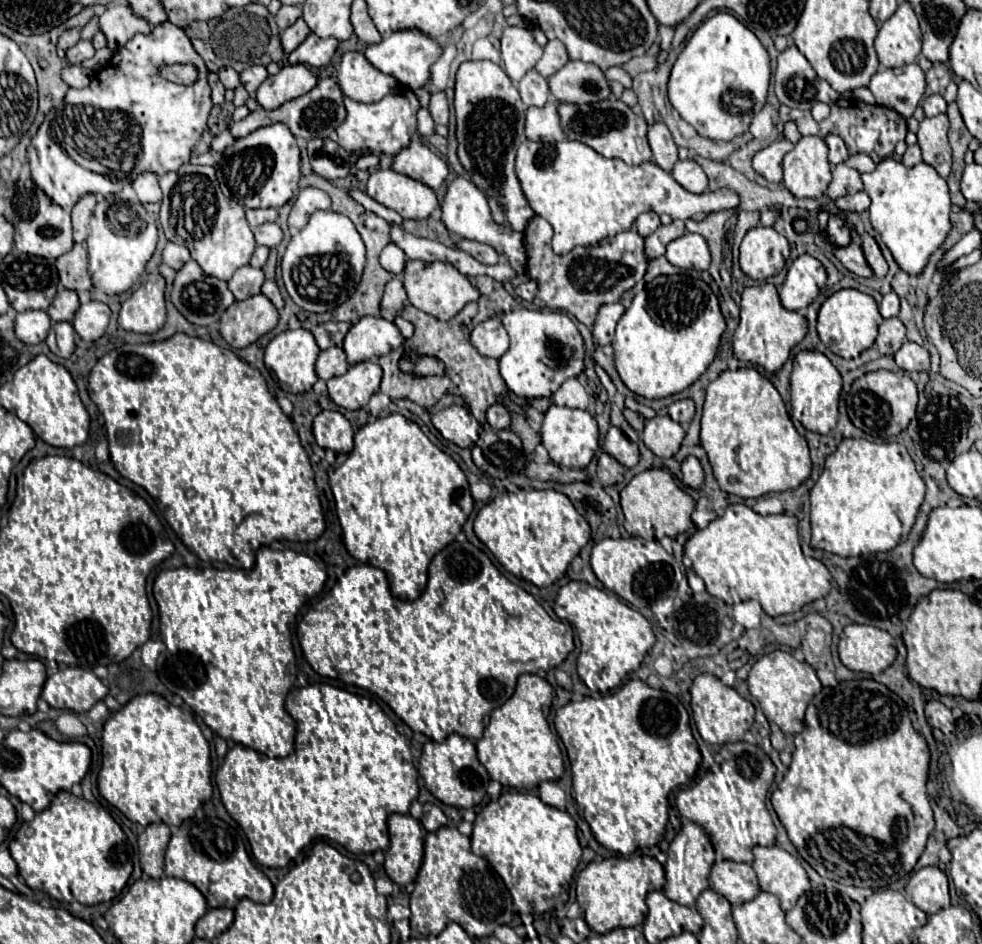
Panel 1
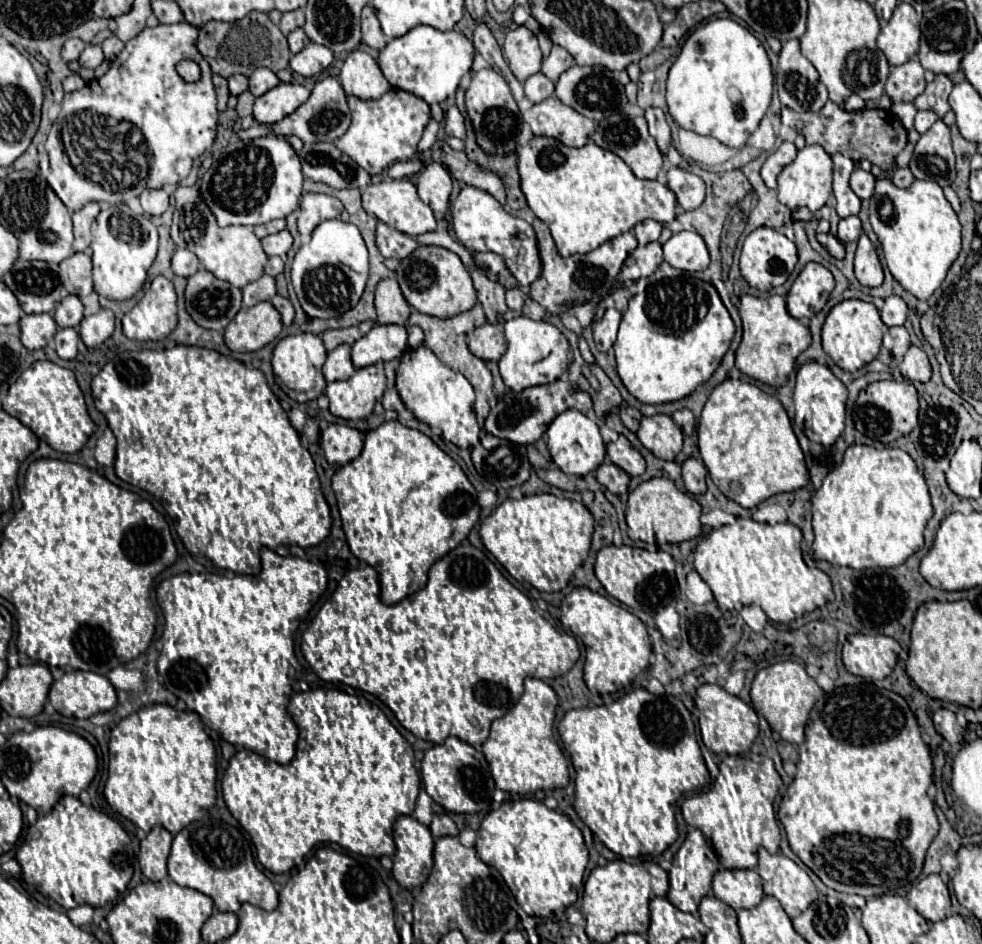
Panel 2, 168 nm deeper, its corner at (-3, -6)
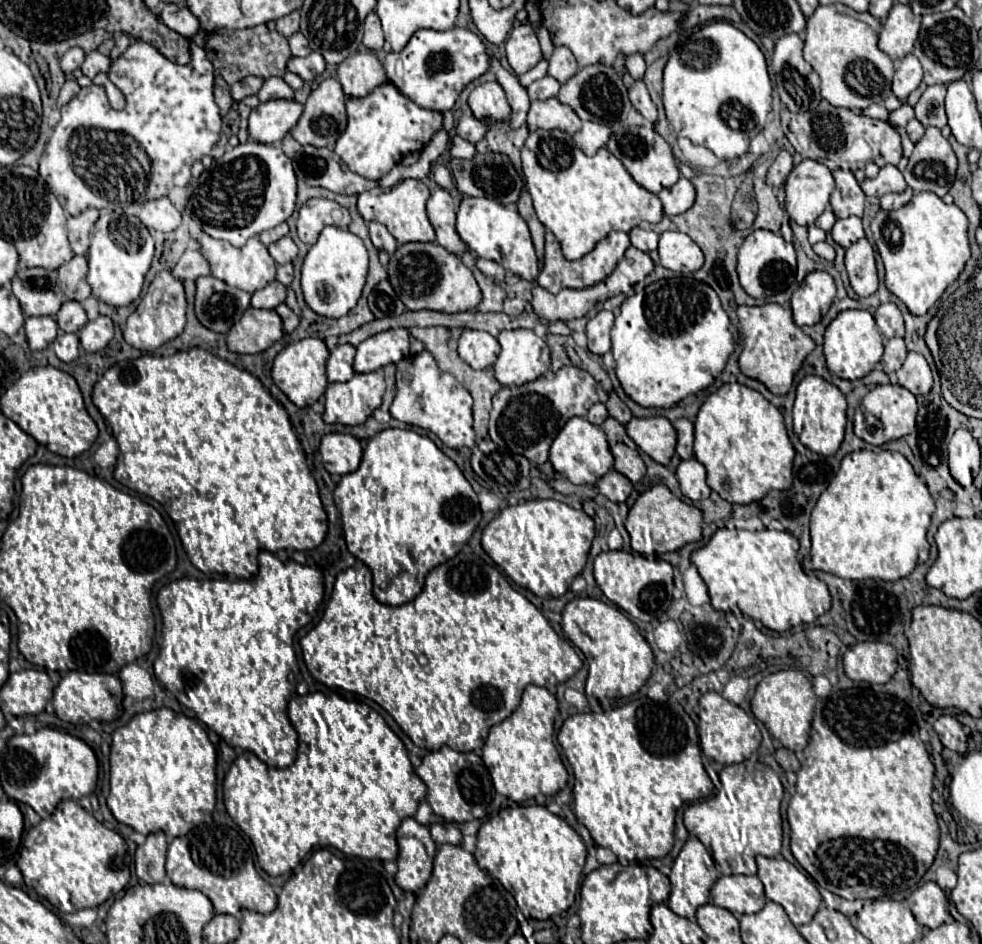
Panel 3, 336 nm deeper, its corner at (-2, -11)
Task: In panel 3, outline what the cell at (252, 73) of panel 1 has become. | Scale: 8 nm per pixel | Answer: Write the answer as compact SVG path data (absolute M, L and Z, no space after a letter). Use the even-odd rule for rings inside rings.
M270 77L264 81L262 89L258 91L258 99L270 101L270 99L294 99L294 91L288 87L288 83L280 77Z

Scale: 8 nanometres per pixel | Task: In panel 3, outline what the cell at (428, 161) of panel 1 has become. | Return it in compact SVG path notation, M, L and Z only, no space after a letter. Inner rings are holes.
M444 189L432 191L428 199L428 217L436 231L436 241L454 255L462 255L468 251L466 243L462 243L460 235L456 233L456 211L452 197Z

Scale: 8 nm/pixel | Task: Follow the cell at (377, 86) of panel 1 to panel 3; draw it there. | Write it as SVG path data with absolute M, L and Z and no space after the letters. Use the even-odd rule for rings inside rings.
M354 53L338 65L338 81L346 97L366 97L388 77L374 53Z

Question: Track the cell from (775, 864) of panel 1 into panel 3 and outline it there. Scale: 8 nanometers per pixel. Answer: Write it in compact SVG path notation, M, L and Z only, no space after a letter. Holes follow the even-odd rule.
M758 855L756 863L758 863L758 877L764 883L766 897L772 899L774 903L780 903L786 909L790 921L796 927L804 925L804 923L810 923L812 917L814 917L814 913L818 911L818 907L822 903L822 895L816 889L816 885L802 871L798 871L792 863L788 863L786 859L774 859L774 857L770 859L770 857Z

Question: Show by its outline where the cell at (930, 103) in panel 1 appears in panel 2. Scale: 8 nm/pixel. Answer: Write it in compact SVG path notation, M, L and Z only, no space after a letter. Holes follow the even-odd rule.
M923 110L923 112L917 112L915 116L915 128L923 134L933 122L937 122L939 116L937 114L931 114L931 110Z

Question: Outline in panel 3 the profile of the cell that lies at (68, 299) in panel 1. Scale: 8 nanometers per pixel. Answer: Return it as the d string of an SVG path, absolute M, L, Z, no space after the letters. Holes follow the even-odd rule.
M66 301L56 315L56 323L62 331L78 333L88 323L88 317L84 307L78 301Z

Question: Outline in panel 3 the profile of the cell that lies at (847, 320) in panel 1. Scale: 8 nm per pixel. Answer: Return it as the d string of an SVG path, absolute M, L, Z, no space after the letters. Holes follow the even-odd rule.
M848 309L838 313L838 317L826 327L824 333L824 357L830 373L840 379L862 379L866 377L874 365L882 359L884 353L884 337L880 335L874 317L868 311Z

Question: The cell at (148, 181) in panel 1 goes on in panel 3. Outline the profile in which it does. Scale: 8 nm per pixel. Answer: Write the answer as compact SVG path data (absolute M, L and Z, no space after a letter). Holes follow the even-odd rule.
M168 197L162 199L154 199L154 201L146 201L142 205L142 213L140 213L140 221L148 227L148 229L156 229L156 231L164 231L170 233L174 231L182 217L178 213L178 209L170 203Z

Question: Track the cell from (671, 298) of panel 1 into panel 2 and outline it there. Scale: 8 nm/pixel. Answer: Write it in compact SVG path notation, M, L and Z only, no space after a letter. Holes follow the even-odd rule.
M663 262L653 276L641 278L637 282L637 294L629 300L629 308L623 314L619 334L613 344L617 356L617 374L629 394L633 394L639 402L675 402L689 396L699 384L711 378L715 368L721 364L721 358L727 352L733 334L733 320L723 306L715 286L691 276L689 272L673 270L671 274L671 270L667 270L667 262Z

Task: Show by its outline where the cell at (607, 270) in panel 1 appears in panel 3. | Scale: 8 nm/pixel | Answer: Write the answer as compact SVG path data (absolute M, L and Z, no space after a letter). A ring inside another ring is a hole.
M546 231L546 261L544 261L544 269L538 277L538 285L542 285L548 293L558 293L560 289L564 287L570 287L570 289L584 289L584 287L592 287L596 283L600 283L602 279L606 279L614 267L618 265L618 261L622 259L624 251L630 247L630 237L628 233L620 233L620 231L612 231L608 233L604 239L598 241L598 245L588 253L584 255L582 259L578 261L568 261L564 255L562 255L562 249L560 249L560 243L558 239L554 237L552 231Z

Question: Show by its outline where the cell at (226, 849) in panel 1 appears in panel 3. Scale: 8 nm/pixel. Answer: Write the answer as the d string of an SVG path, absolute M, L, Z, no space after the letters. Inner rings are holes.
M220 819L218 823L202 823L188 835L176 837L168 845L166 873L172 883L202 891L218 913L238 917L242 907L258 913L272 913L276 909L276 893L256 873L250 839L240 835L240 831L242 829L236 823L230 823L230 819Z

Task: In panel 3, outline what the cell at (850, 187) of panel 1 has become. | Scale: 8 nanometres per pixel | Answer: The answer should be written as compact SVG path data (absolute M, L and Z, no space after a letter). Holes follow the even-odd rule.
M894 165L882 167L880 173L878 173L878 177L866 179L862 183L862 191L866 195L874 195L874 197L880 197L880 195L886 195L886 193L904 193L906 187L908 185L906 185L902 173Z

